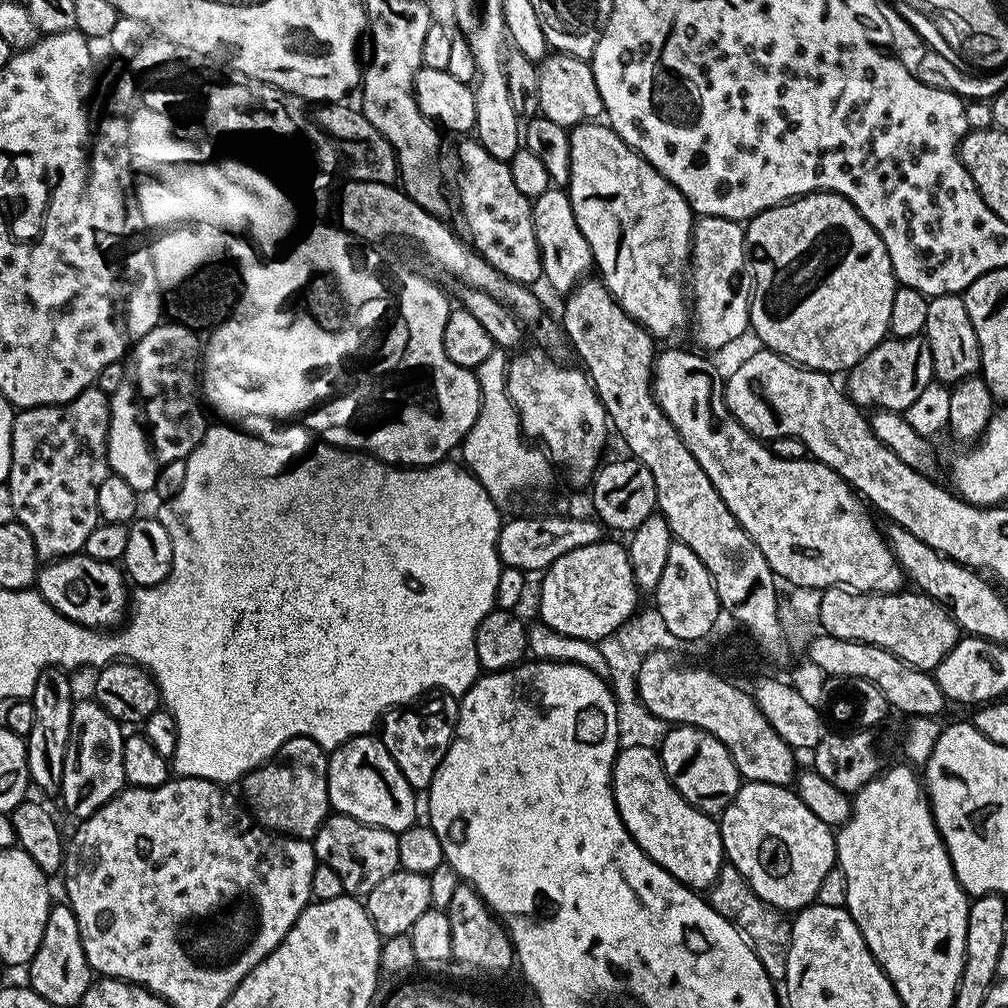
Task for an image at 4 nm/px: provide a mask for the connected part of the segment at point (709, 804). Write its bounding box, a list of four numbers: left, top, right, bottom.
[658,726,742,814]

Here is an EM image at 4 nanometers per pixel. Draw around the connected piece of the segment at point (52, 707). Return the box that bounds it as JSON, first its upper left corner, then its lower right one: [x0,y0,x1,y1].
[26,666,76,797]

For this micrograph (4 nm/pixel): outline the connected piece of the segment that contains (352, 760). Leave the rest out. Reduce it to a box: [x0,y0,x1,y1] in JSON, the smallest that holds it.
[328,735,418,834]

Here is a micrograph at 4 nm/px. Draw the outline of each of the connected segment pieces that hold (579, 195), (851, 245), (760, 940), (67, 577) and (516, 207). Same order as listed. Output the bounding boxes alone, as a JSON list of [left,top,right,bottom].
[[566,123,692,338],[744,192,898,374],[706,863,792,982],[34,554,130,630],[456,138,544,286]]

